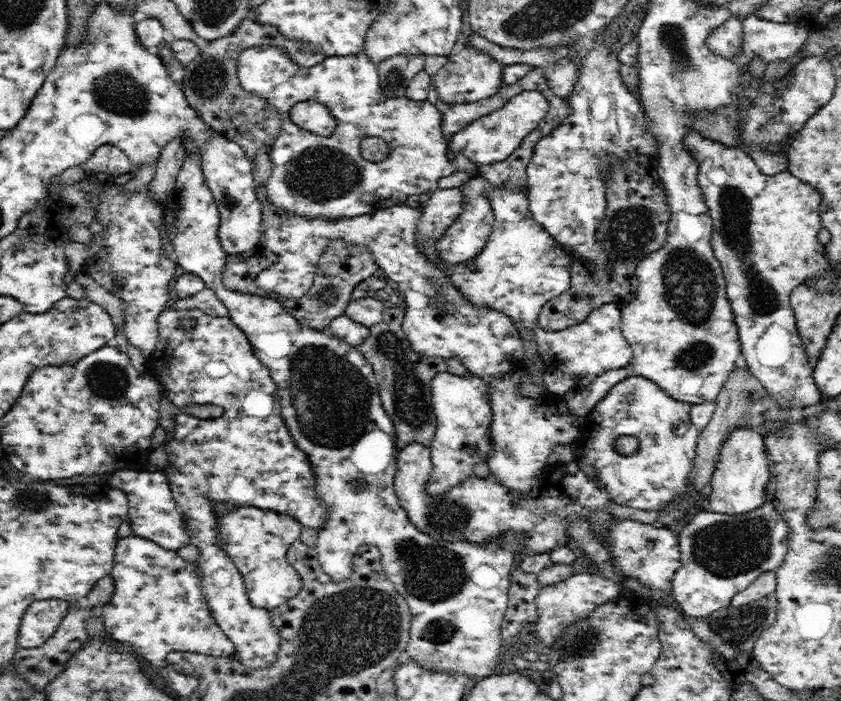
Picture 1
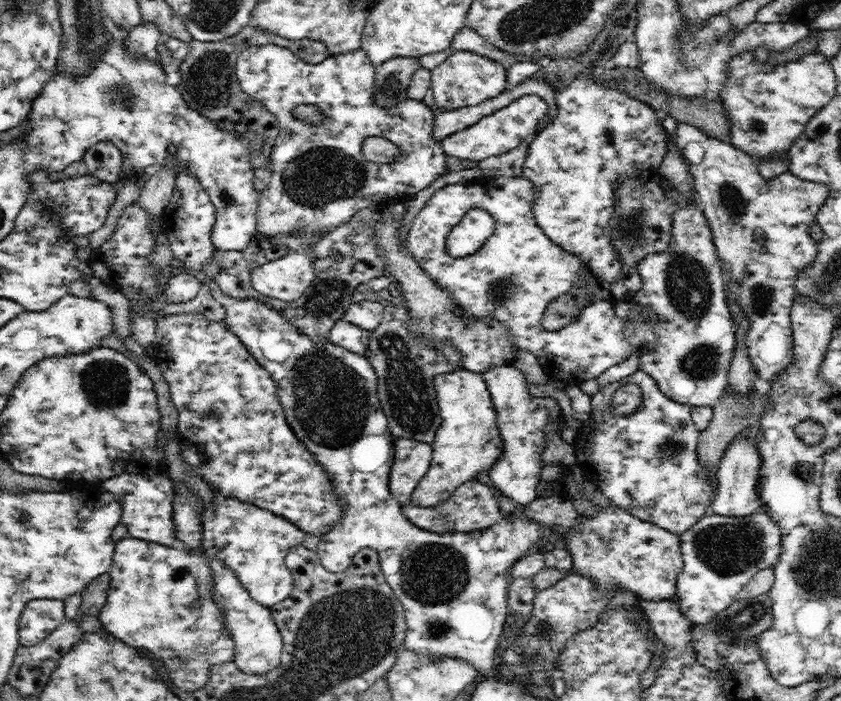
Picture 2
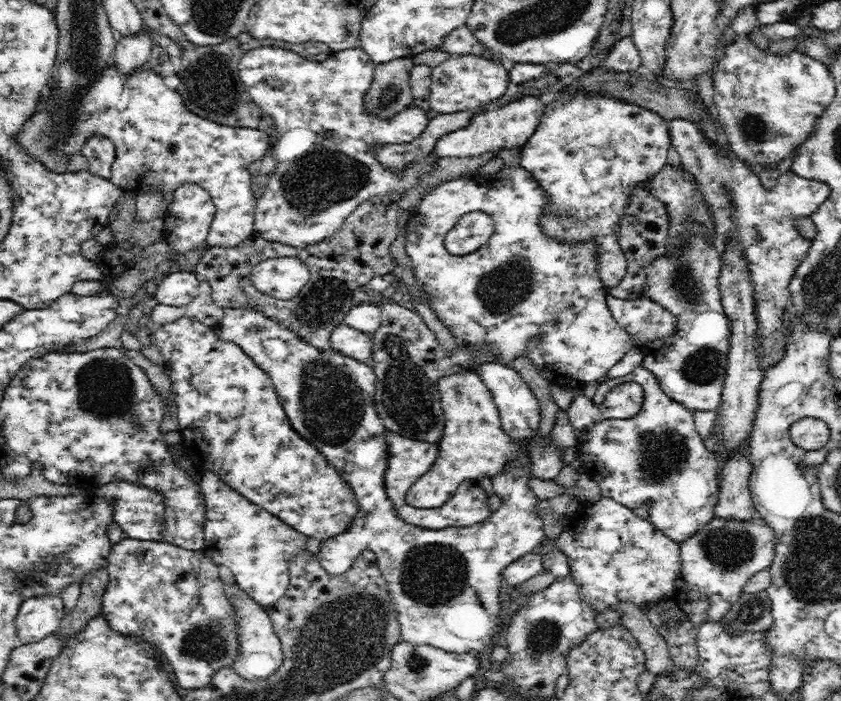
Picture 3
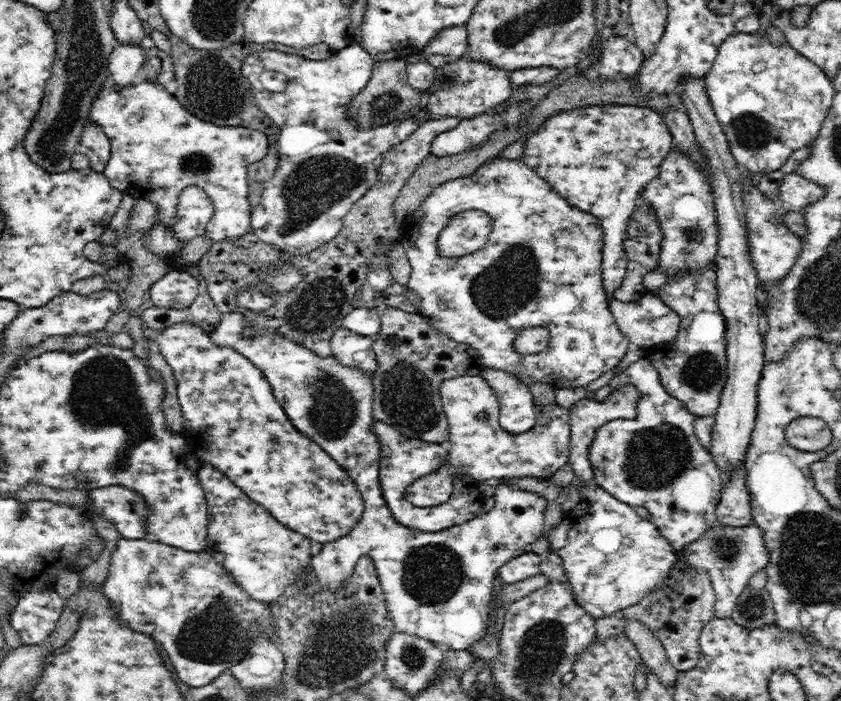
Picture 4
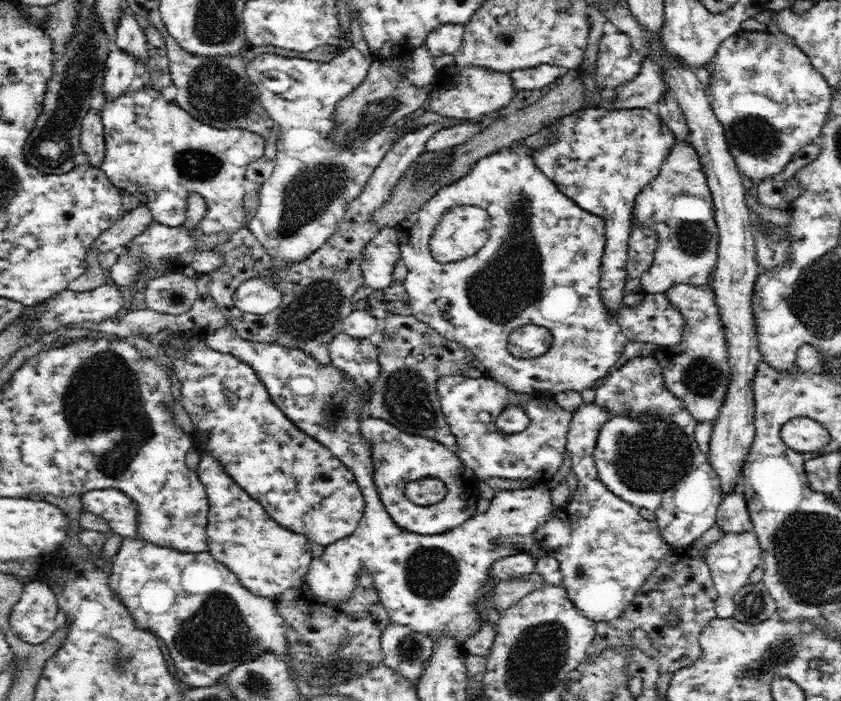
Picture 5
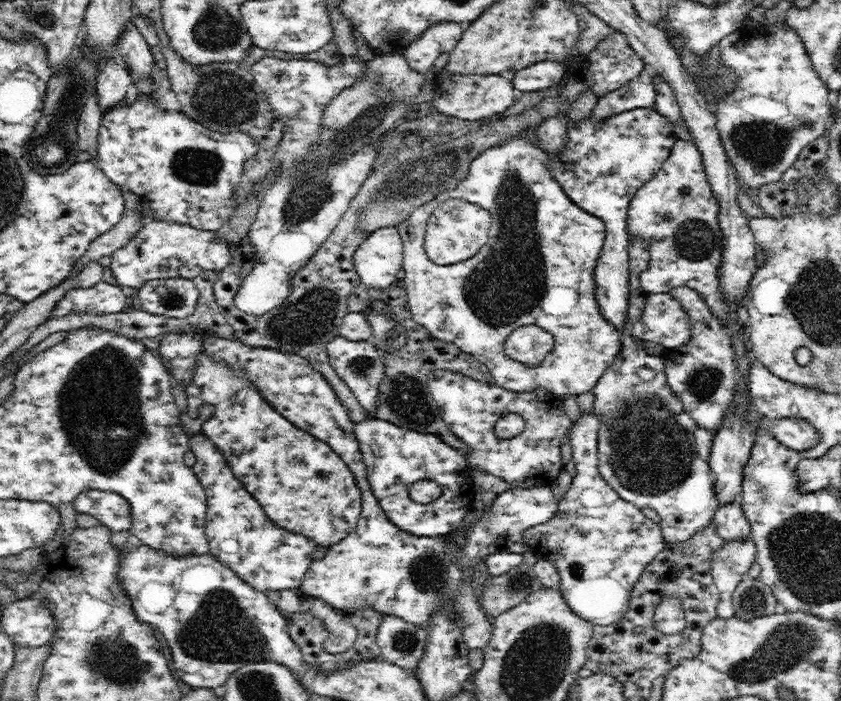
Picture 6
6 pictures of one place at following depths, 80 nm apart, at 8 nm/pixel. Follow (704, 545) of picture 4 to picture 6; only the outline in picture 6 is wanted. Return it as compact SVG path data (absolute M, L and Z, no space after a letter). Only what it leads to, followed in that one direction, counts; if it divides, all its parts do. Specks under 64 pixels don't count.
M752 538L726 541L712 553L710 571L721 596L717 604L718 617L730 618L735 615L733 592L756 562L756 554Z

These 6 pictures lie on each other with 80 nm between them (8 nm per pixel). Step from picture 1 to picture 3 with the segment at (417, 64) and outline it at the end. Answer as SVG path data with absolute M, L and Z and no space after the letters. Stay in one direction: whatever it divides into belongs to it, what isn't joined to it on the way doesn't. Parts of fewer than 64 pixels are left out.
M411 57L395 58L375 65L373 80L364 94L366 111L378 119L400 114L415 99L410 84L410 72L414 66Z

